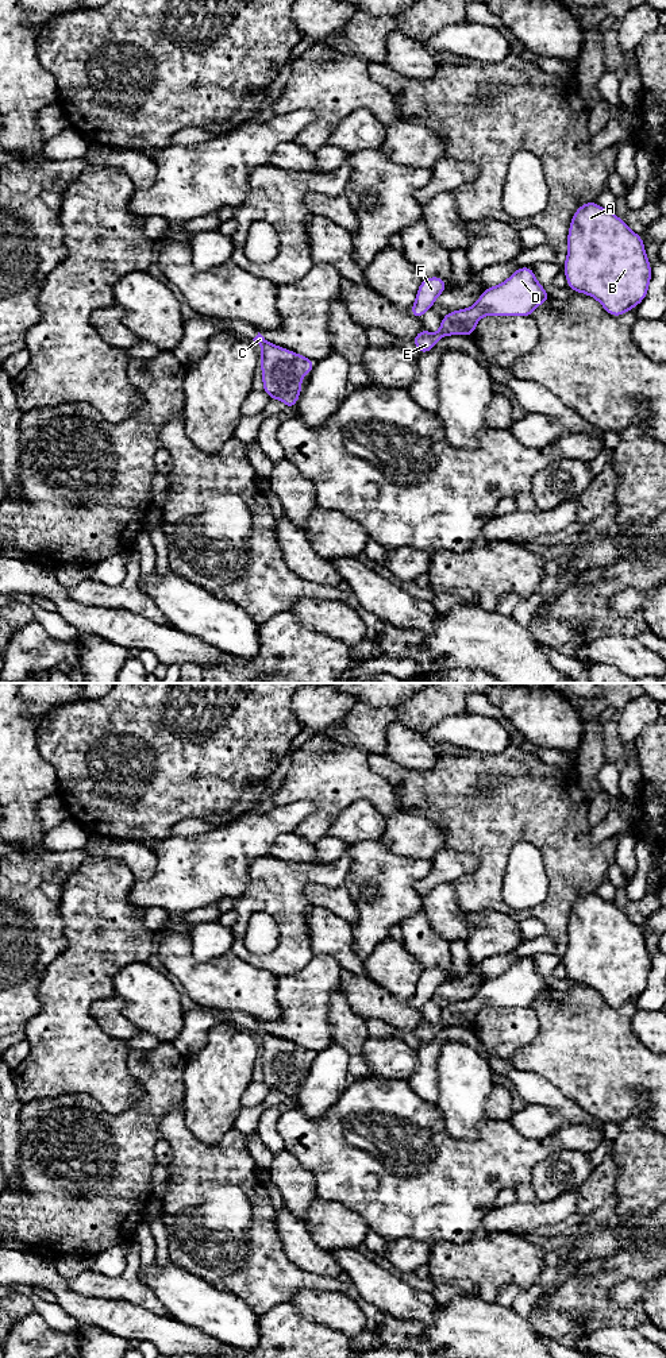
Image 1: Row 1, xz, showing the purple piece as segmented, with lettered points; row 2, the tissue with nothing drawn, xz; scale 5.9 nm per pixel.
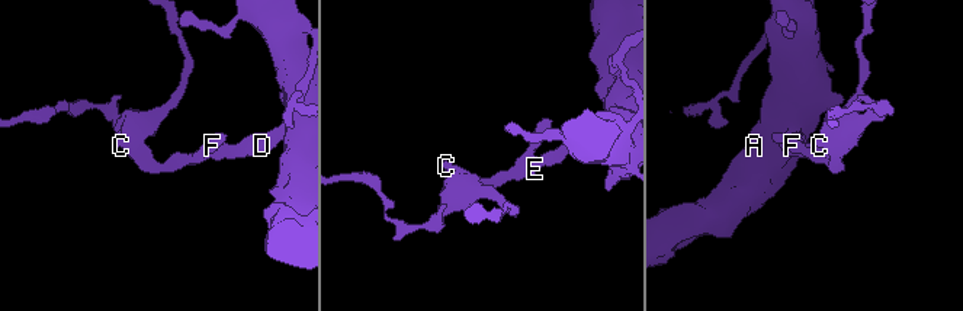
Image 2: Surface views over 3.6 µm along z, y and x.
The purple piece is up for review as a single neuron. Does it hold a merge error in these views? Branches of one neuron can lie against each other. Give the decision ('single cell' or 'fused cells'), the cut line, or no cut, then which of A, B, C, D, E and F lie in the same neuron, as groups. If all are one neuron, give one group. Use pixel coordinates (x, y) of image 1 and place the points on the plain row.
single cell; no cut; A B C D E F

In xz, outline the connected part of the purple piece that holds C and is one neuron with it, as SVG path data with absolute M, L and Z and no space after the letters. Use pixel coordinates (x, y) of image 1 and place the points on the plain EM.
M259 1023L253 1030L262 1038L262 1081L286 1095L290 1103L301 1084L301 1070L313 1062L315 1052L267 1033Z

